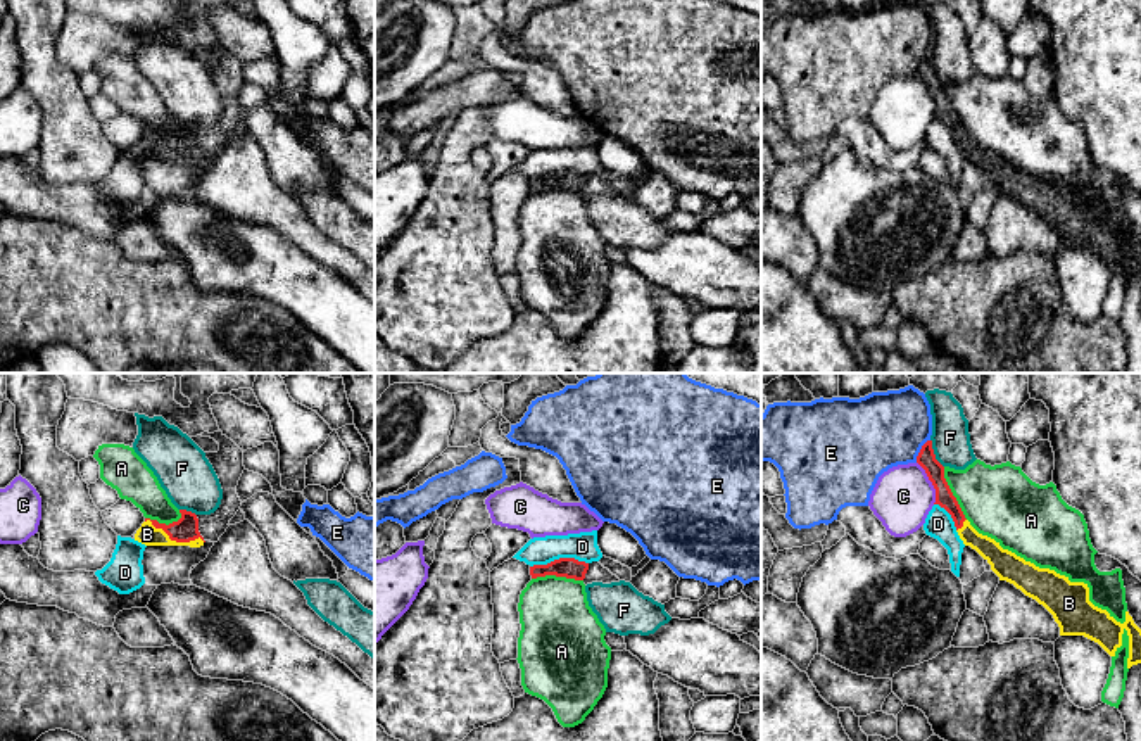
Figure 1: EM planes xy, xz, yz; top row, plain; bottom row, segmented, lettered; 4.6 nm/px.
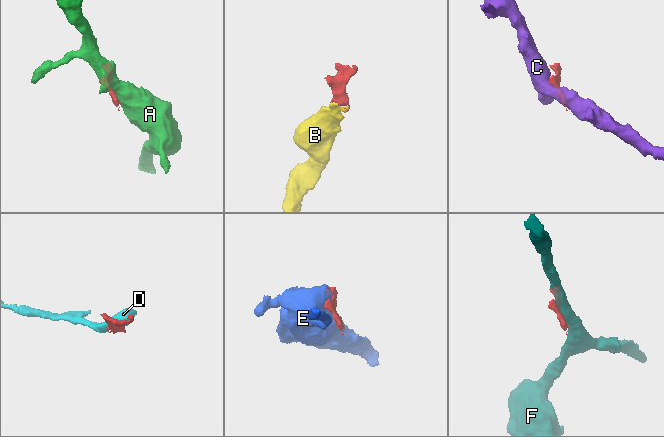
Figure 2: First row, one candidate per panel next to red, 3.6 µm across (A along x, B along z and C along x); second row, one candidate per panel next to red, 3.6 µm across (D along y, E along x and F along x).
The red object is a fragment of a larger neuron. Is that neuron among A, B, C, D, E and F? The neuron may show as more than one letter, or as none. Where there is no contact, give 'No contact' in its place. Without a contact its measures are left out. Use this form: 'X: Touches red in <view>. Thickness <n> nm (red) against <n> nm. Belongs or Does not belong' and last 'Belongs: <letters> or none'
A: Touches red in yz. Thickness 90 nm (red) against 340 nm. Does not belong
B: Touches red in xy. Thickness 110 nm (red) against 100 nm. Belongs
C: Touches red in yz. Thickness 90 nm (red) against 280 nm. Does not belong
D: Touches red in xz. Thickness 100 nm (red) against 130 nm. Does not belong
E: Touches red in yz. Thickness 90 nm (red) against 360 nm. Does not belong
F: Touches red in yz. Thickness 90 nm (red) against 180 nm. Does not belong
Belongs: B

